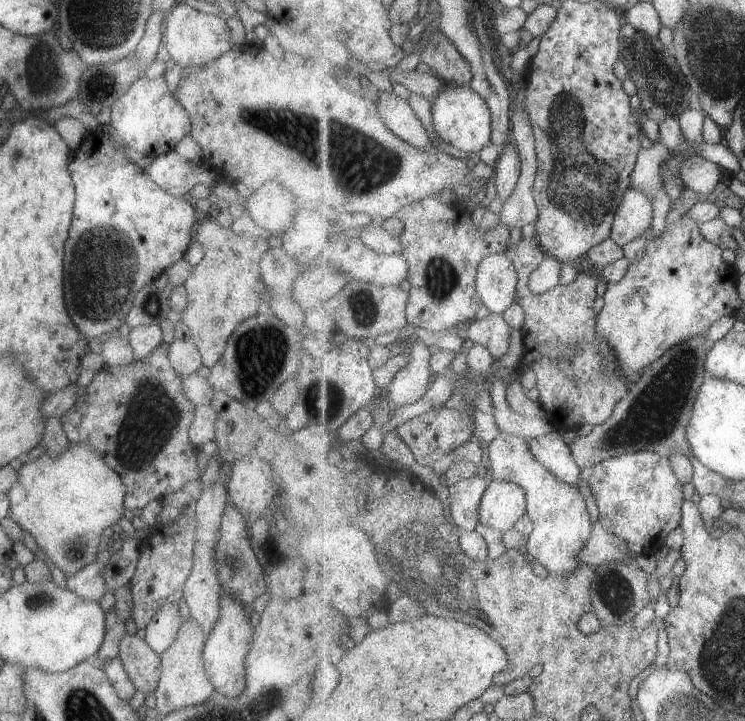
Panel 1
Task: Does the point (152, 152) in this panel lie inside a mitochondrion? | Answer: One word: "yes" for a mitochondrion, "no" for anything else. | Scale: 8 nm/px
no

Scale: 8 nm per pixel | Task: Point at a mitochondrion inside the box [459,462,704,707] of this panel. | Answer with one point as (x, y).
(615, 592)

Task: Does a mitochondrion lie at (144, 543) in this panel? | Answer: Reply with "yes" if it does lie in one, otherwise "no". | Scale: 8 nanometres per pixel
no

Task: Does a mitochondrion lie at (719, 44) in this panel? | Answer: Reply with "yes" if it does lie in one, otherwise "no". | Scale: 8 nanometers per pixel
yes

